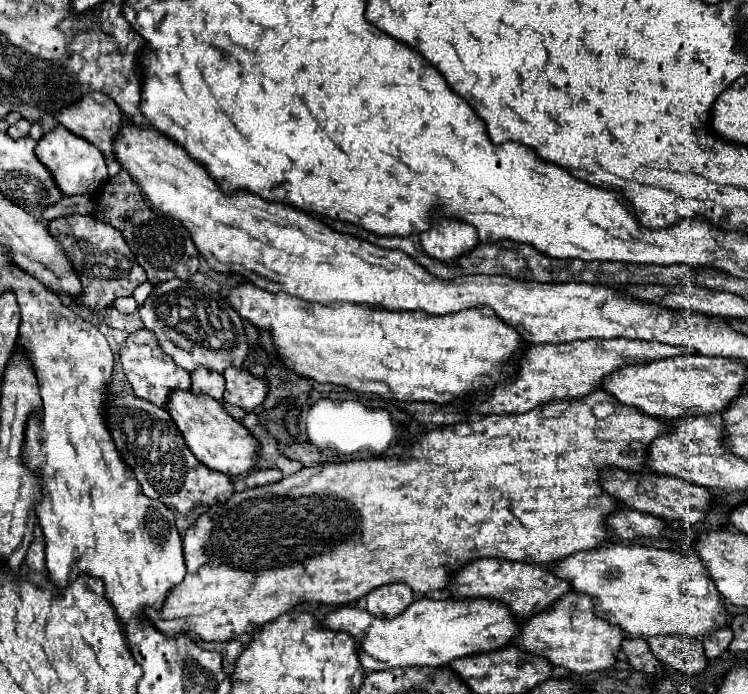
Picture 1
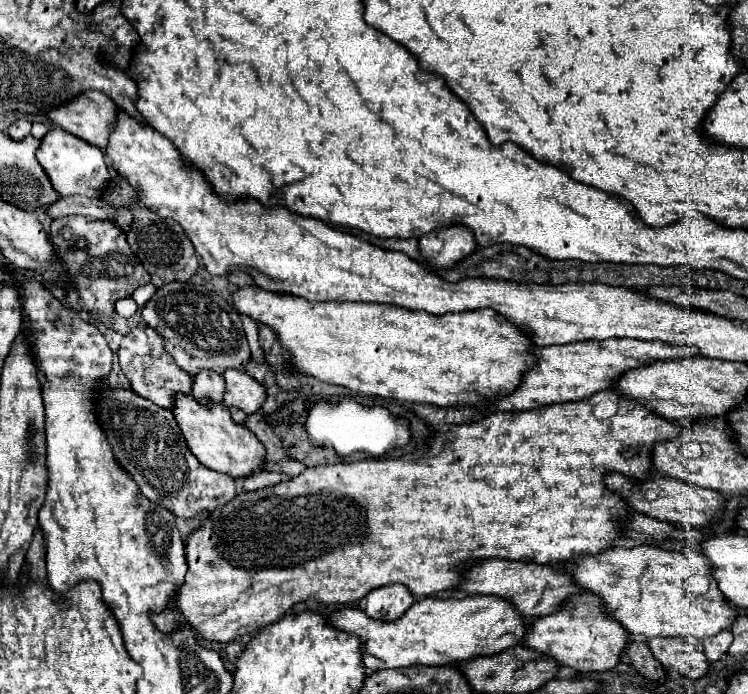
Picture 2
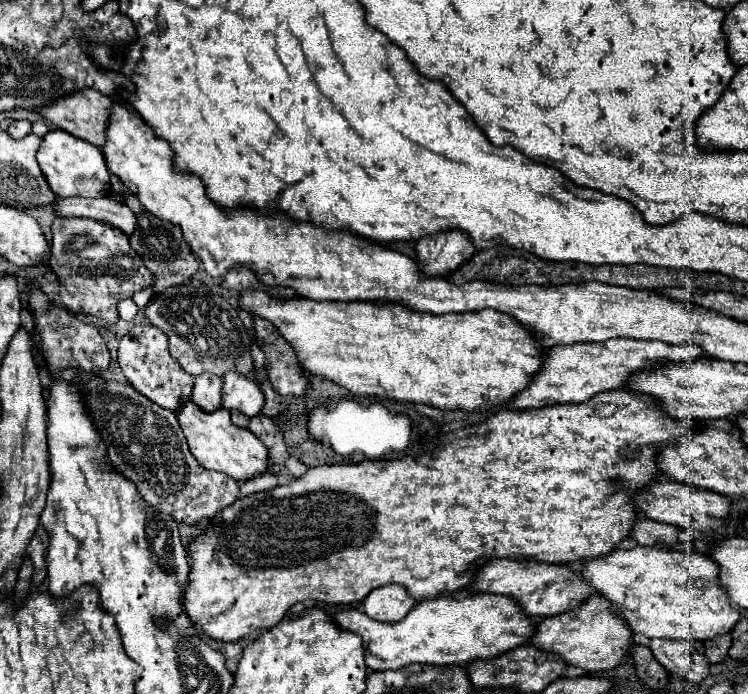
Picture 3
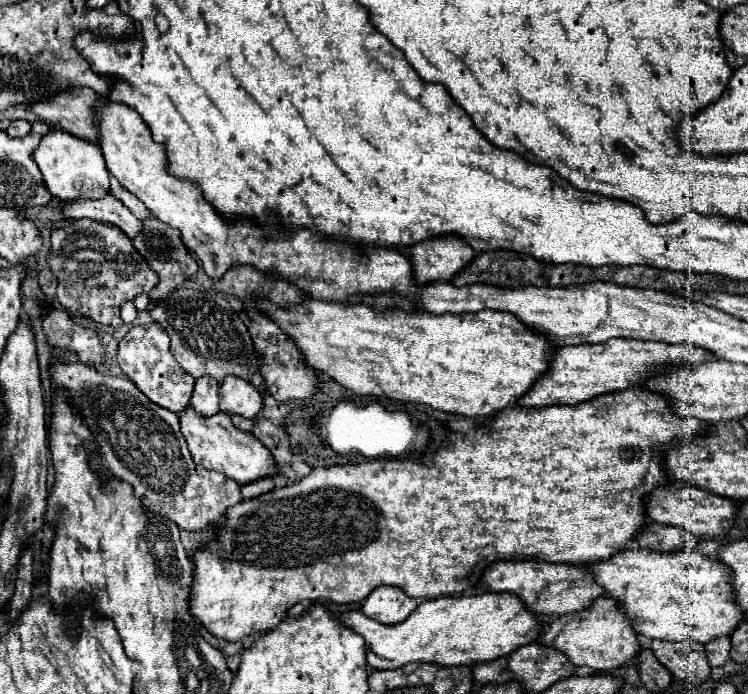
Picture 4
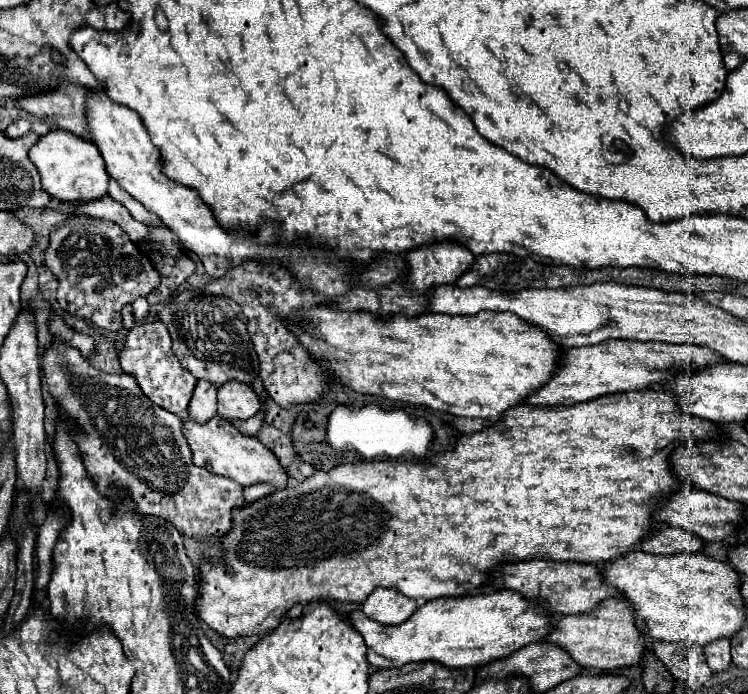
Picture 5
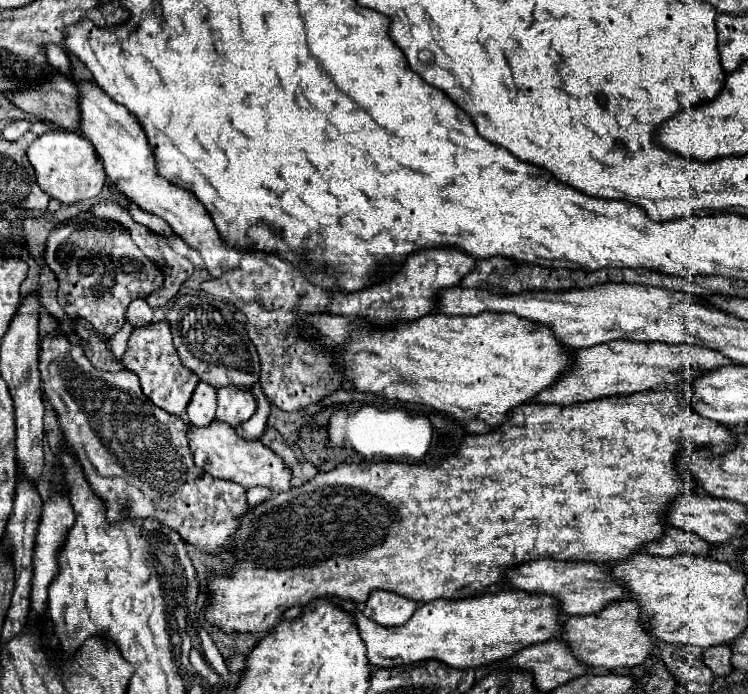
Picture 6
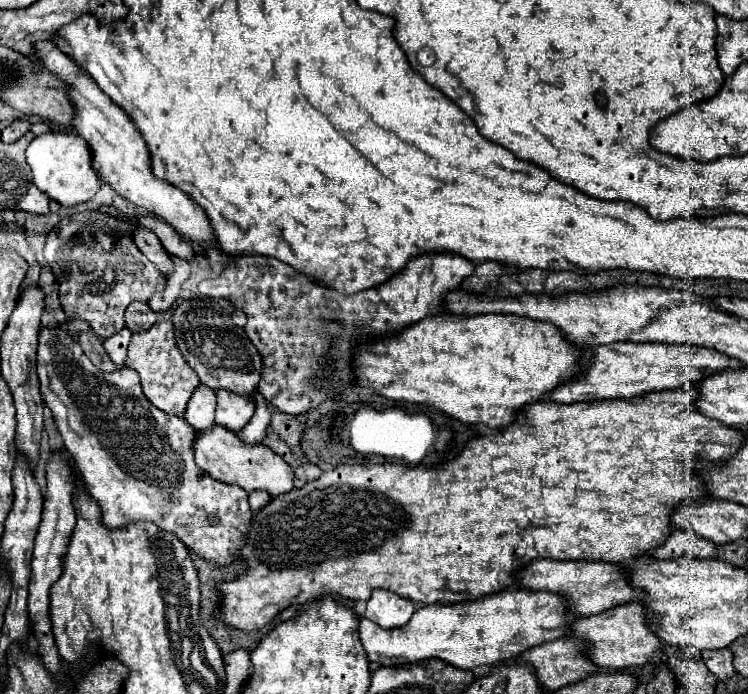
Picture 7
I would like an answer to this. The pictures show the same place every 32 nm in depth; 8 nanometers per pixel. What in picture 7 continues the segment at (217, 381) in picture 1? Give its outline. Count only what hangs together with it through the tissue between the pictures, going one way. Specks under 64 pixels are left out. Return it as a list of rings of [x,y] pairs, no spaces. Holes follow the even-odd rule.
[[[200,384],[188,402],[184,418],[196,430],[210,428],[214,424],[214,408],[216,408],[216,392],[206,384]]]

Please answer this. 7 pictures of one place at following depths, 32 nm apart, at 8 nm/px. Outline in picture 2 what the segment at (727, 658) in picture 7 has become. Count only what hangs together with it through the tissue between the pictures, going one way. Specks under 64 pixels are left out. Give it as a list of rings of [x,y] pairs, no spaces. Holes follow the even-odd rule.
[[[722,630],[712,638],[704,638],[704,654],[710,662],[718,660],[730,646],[732,642],[732,632],[730,630]]]

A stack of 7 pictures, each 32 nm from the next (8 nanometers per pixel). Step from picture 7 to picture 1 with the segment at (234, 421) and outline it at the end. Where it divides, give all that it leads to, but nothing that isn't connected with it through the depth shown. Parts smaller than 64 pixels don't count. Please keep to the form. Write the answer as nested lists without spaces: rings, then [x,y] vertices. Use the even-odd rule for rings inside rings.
[[[230,366],[224,370],[226,390],[224,402],[244,408],[246,412],[260,406],[268,394],[268,380],[258,378],[242,366]]]

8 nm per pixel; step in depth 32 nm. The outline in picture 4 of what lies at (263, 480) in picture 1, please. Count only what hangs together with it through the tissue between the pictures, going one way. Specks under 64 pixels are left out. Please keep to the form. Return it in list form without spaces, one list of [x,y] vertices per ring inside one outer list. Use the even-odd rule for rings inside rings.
[[[264,478],[264,480],[254,480],[242,486],[242,496],[244,498],[252,498],[252,496],[260,496],[264,492],[270,492],[272,488],[276,488],[276,480],[274,478]]]

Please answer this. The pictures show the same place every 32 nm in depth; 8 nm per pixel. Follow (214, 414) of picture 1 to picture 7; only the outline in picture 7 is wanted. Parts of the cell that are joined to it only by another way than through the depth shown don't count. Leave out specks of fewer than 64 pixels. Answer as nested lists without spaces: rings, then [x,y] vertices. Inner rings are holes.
[[[214,424],[212,428],[206,428],[206,430],[196,430],[194,456],[196,456],[196,464],[204,472],[208,472],[212,478],[222,480],[226,484],[238,484],[246,492],[262,488],[262,490],[268,490],[270,496],[280,496],[294,488],[292,484],[294,470],[278,454],[274,454],[264,444],[242,442],[232,430],[220,424]]]

